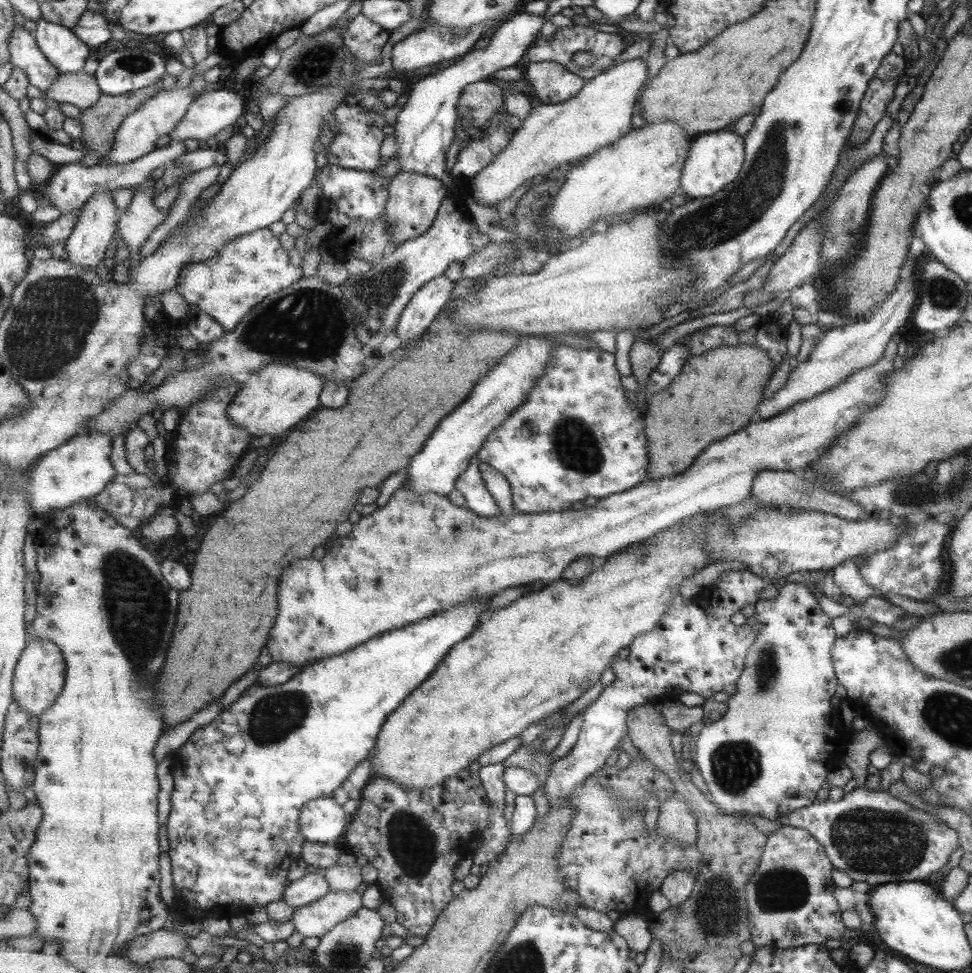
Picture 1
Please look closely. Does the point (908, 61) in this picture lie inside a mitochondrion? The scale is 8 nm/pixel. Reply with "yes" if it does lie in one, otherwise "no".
no

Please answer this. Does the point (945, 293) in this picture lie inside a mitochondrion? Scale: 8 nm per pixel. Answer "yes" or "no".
yes

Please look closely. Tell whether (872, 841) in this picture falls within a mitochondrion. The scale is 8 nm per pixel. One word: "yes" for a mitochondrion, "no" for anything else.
yes

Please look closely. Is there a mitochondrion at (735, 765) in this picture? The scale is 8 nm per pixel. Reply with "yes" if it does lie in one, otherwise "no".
yes

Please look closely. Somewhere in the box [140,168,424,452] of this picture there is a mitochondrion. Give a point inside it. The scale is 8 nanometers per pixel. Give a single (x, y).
(312, 323)

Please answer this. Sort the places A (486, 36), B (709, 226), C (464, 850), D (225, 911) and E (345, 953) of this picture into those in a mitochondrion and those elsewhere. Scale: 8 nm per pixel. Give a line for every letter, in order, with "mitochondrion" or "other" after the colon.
A: other
B: mitochondrion
C: other
D: other
E: mitochondrion

